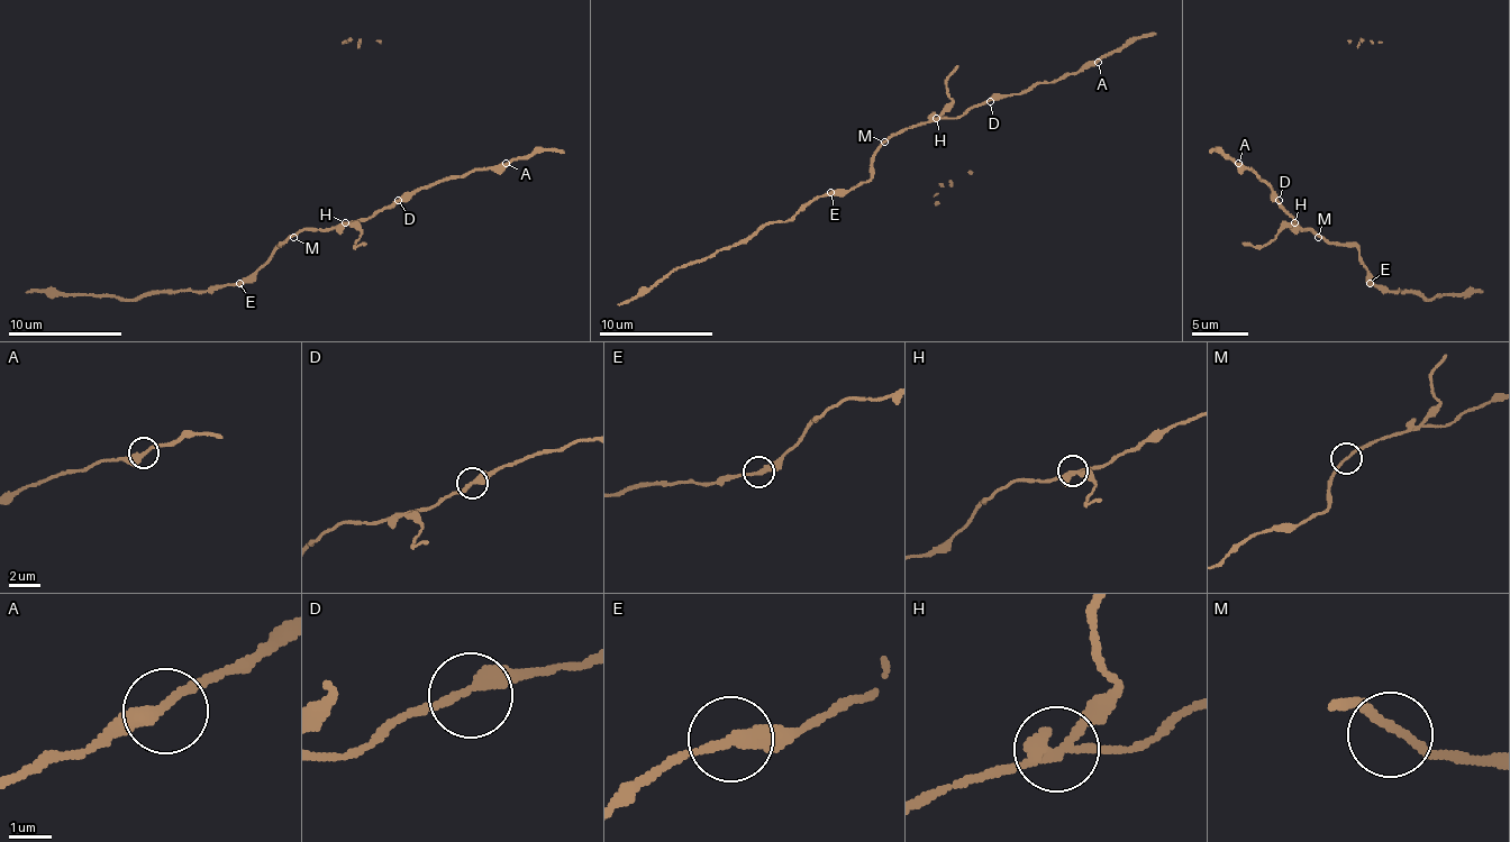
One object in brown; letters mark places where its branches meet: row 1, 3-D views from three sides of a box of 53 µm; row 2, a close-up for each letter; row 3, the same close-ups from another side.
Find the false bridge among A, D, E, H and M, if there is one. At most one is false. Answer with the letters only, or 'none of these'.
H

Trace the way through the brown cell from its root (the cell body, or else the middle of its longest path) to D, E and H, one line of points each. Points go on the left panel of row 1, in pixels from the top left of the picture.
D: (293, 235), (301, 229), (333, 229), (366, 220), (398, 200)
E: (293, 235), (239, 283)
H: (293, 235), (301, 229), (333, 229), (344, 223)

